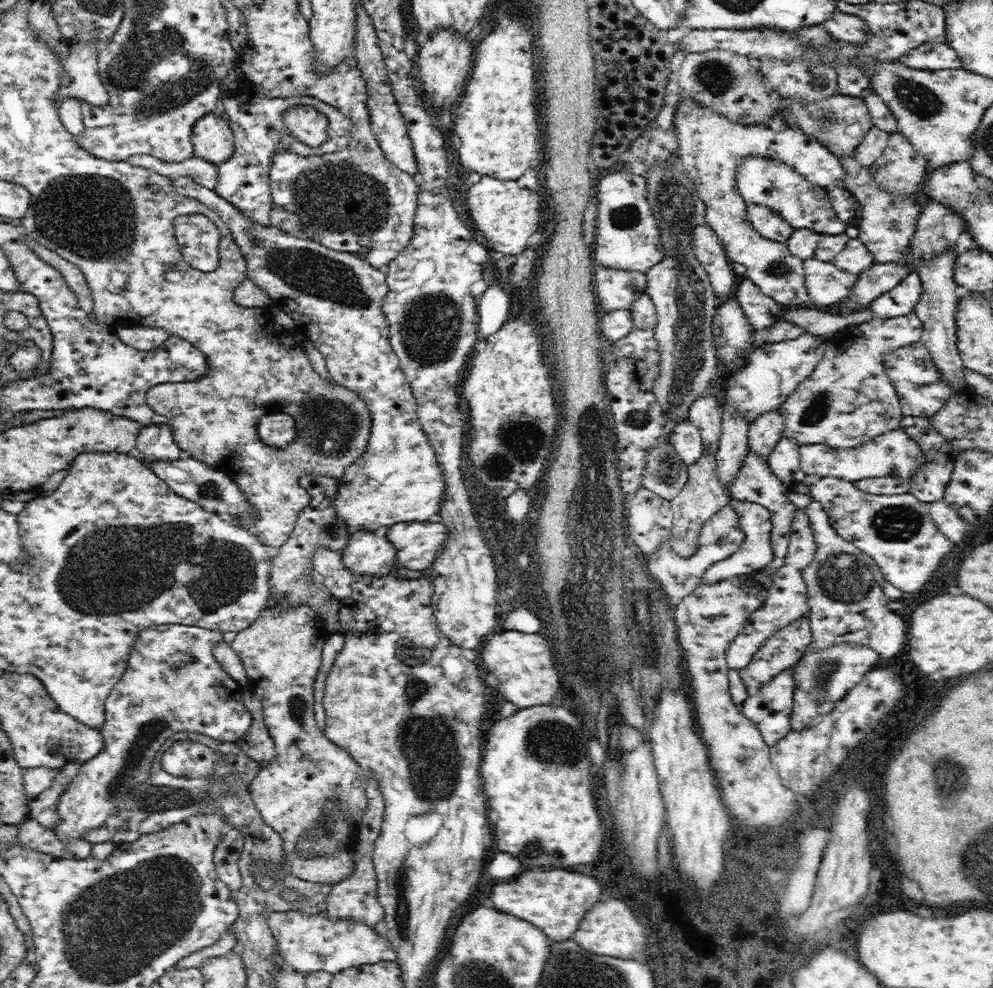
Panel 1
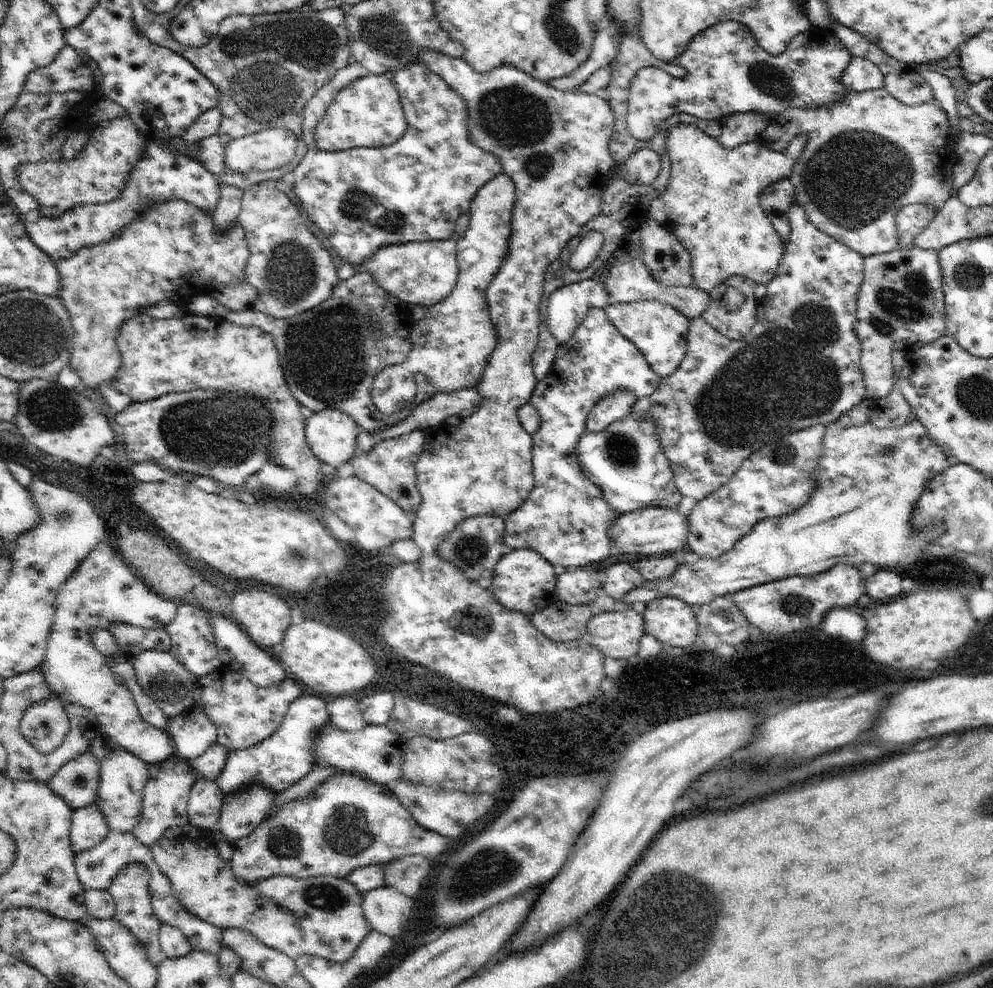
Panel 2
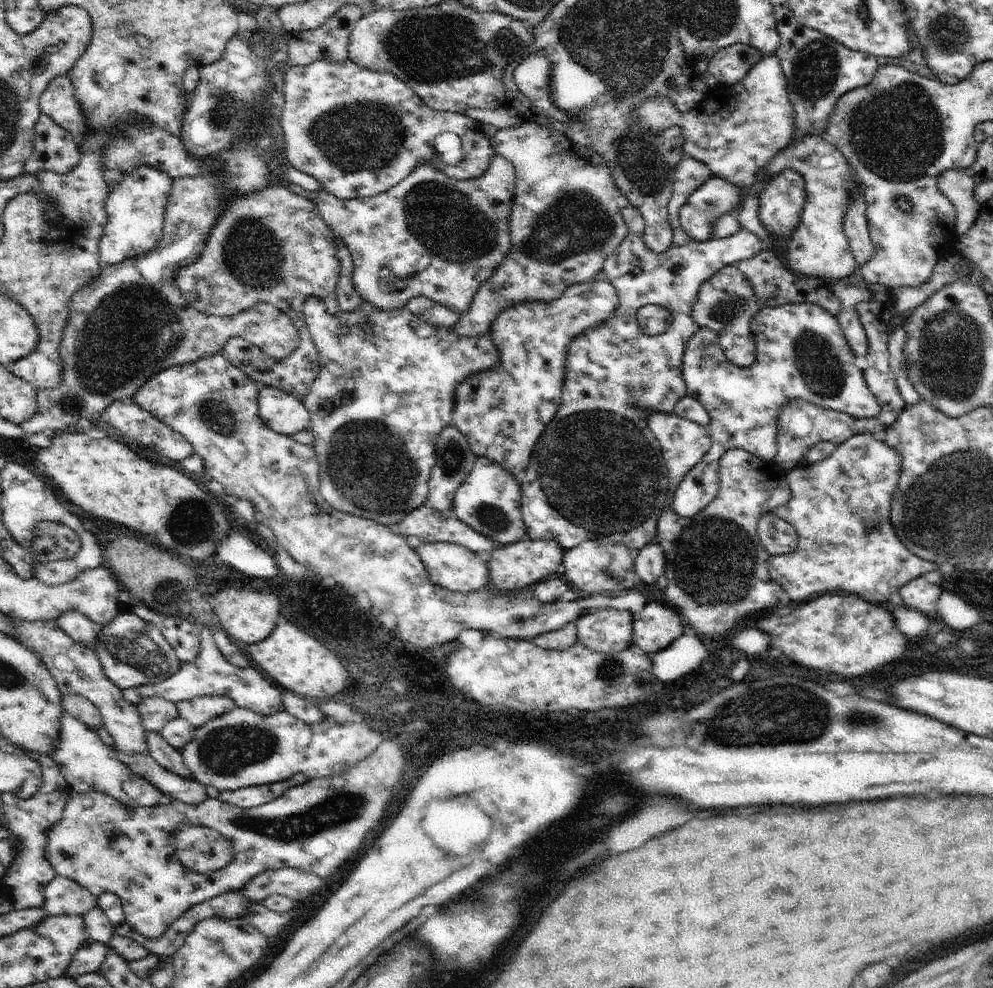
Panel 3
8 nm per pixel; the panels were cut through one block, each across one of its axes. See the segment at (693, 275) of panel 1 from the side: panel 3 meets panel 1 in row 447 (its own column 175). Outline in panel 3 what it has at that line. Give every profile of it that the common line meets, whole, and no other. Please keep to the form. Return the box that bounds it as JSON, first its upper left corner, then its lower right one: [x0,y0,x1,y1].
[95,612,181,690]

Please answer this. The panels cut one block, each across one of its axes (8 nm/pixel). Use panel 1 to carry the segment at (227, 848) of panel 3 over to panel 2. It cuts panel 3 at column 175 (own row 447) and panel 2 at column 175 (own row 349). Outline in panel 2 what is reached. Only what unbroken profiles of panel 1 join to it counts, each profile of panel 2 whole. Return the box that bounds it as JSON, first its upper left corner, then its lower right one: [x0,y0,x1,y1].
[153,822,371,964]

